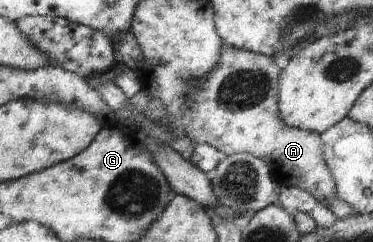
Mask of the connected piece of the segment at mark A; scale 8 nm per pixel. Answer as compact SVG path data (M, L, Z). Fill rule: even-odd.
M223 44L218 62L211 71L200 77L194 84L199 95L187 108L189 121L184 125L185 135L194 143L206 143L225 156L234 153L248 153L266 163L274 176L282 183L293 184L306 191L317 201L328 202L336 198L332 175L322 158L321 140L317 133L286 126L279 117L277 109L277 80L280 68L272 57L252 51L237 49Z

